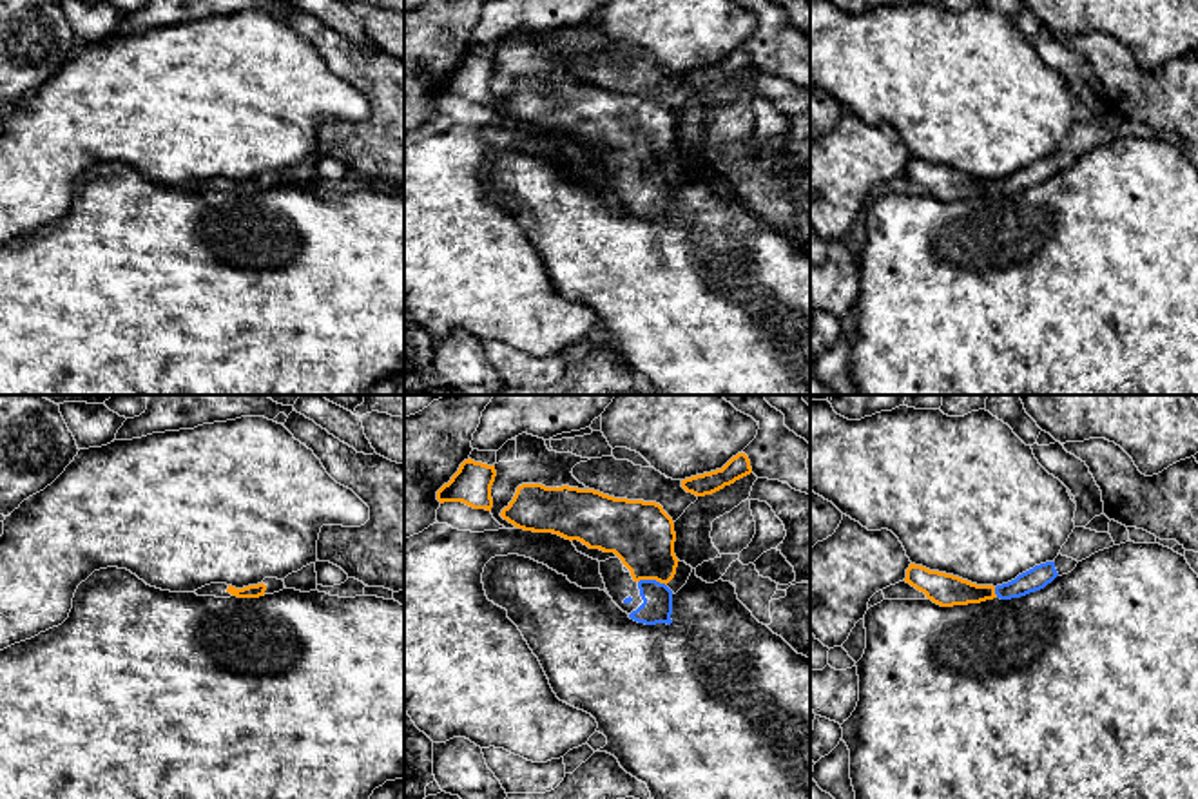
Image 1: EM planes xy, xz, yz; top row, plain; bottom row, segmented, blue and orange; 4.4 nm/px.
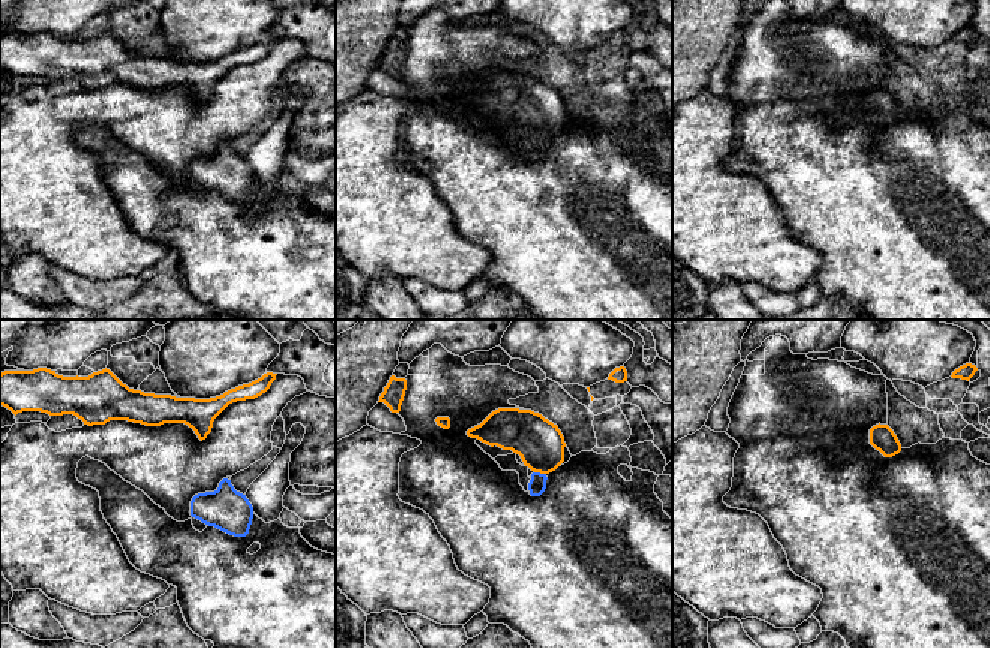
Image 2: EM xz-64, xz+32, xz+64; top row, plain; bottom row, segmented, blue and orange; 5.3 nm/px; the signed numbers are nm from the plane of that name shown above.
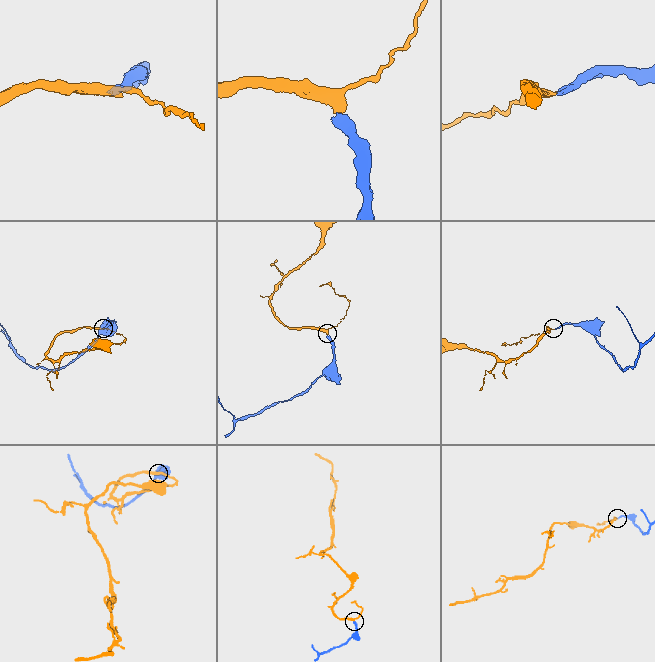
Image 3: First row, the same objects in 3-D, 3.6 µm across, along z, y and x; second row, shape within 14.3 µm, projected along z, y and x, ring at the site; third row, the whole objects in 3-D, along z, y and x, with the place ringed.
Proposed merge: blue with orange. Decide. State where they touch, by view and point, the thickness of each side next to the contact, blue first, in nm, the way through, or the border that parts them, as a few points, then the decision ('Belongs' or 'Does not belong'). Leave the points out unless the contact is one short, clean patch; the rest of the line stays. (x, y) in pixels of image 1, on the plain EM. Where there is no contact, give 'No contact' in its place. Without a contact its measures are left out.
Touches blue at xz (653, 174). Thickness 140 nm (blue) against 280 nm. Path across: xz (656, 202), (653, 174), (653, 156), (640, 127). Belongs

